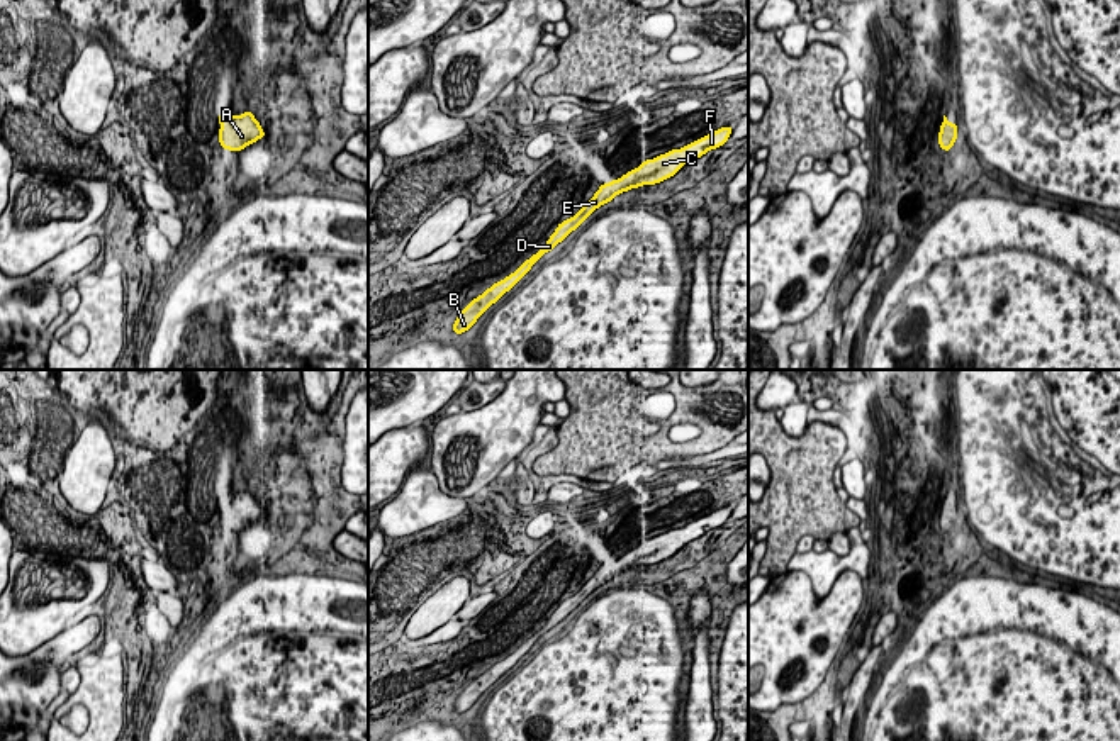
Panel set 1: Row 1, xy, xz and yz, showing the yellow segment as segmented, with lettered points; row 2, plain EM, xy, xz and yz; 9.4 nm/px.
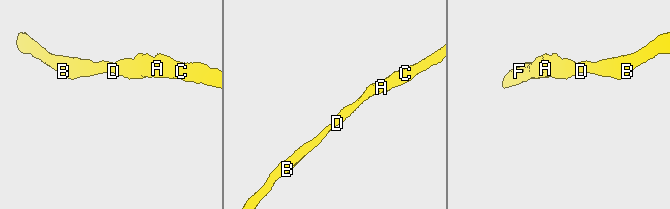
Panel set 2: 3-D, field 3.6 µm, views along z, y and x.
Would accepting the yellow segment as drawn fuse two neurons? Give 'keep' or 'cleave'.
keep

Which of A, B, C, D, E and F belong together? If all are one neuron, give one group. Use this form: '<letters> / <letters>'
A B C D E F

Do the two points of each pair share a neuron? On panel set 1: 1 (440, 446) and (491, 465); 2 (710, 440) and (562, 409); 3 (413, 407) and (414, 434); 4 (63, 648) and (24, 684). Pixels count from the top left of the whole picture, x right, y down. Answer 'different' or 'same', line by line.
1: same
2: different
3: different
4: same

